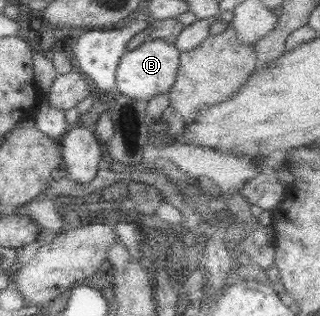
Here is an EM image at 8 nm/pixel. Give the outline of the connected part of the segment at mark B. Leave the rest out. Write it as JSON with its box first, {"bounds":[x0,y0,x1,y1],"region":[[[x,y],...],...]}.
{"bounds":[116,39,180,102],"region":[[[161,39],[145,42],[120,58],[116,74],[116,94],[147,102],[155,95],[167,94],[176,81],[179,63],[180,53],[175,45],[167,44]]]}

